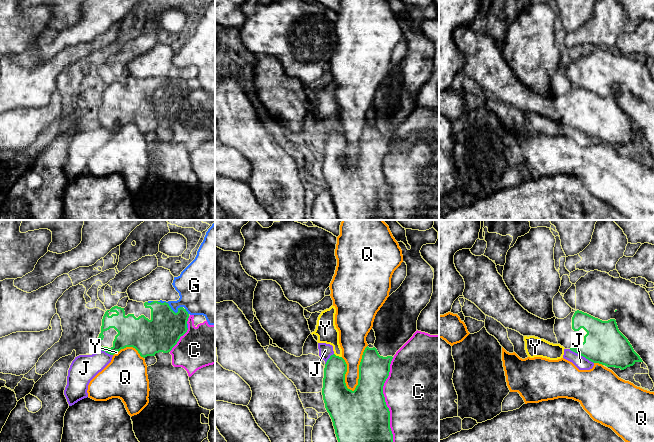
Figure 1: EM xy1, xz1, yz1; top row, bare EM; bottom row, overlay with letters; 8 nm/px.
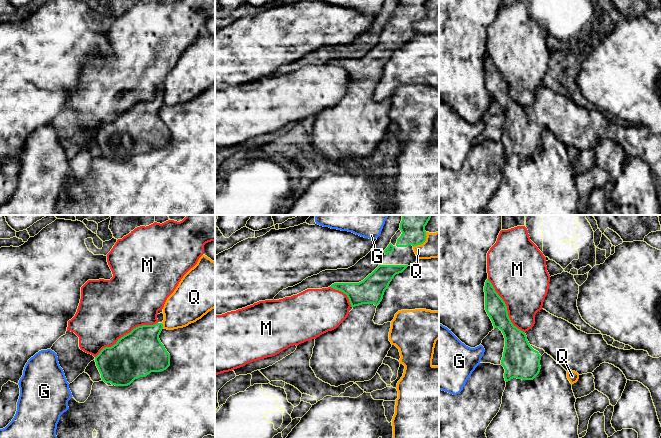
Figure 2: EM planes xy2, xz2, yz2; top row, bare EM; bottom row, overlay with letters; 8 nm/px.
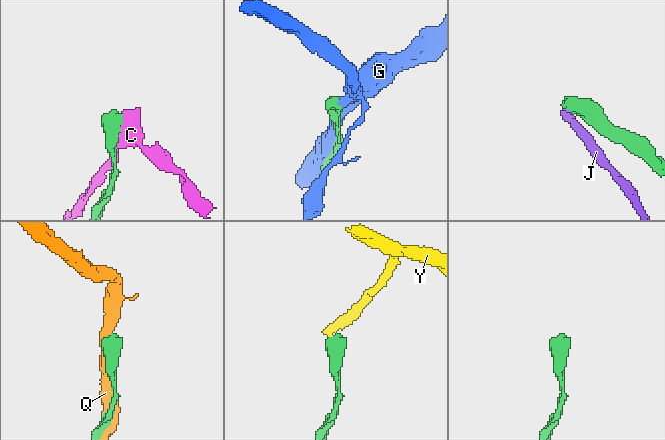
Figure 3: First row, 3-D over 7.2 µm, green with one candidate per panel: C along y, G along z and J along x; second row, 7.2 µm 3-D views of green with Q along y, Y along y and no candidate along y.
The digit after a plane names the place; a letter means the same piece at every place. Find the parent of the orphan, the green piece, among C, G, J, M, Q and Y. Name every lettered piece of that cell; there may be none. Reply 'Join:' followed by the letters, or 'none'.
Join: none

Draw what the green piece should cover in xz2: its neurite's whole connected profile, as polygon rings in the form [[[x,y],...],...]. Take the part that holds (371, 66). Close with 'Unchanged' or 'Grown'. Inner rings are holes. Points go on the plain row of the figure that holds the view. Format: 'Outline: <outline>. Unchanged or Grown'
Outline: [[[400,0],[399,6],[392,13],[379,36],[379,42],[359,59],[334,59],[330,63],[347,71],[353,84],[347,94],[334,106],[328,107],[315,115],[310,143],[317,154],[331,162],[338,163],[349,158],[371,156],[382,141],[392,123],[389,117],[391,98],[375,100],[373,95],[376,84],[383,75],[385,66],[396,50],[402,49],[417,37],[414,22],[426,17],[427,0]]]. Grown

